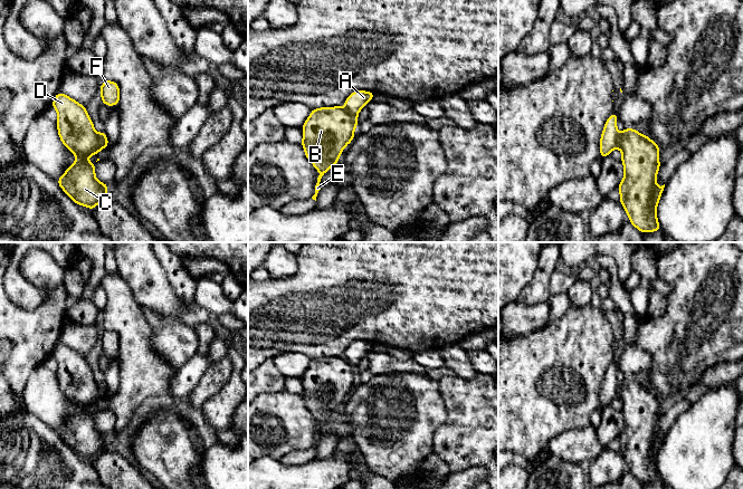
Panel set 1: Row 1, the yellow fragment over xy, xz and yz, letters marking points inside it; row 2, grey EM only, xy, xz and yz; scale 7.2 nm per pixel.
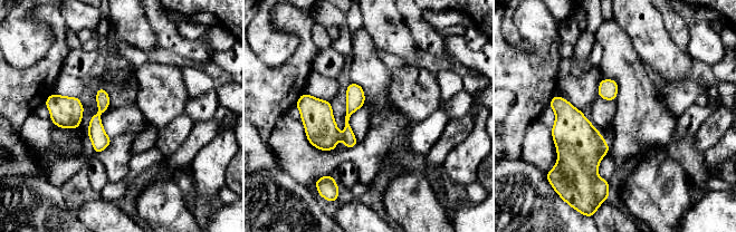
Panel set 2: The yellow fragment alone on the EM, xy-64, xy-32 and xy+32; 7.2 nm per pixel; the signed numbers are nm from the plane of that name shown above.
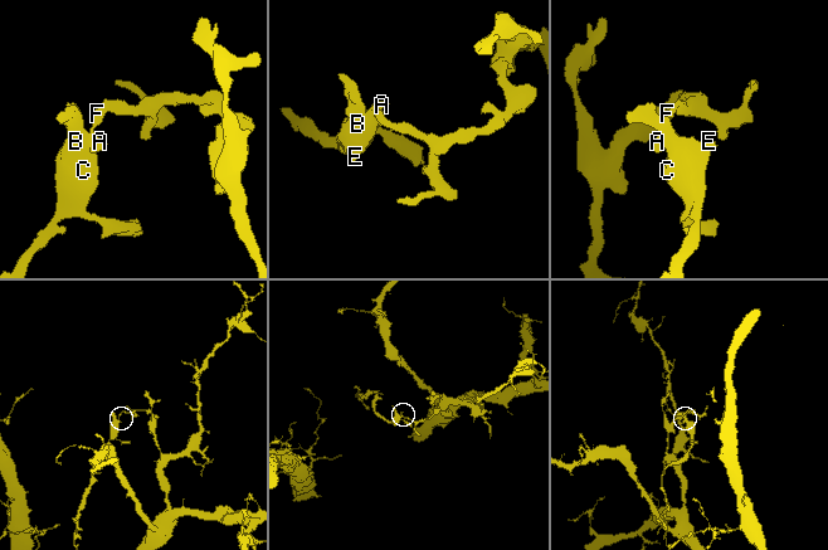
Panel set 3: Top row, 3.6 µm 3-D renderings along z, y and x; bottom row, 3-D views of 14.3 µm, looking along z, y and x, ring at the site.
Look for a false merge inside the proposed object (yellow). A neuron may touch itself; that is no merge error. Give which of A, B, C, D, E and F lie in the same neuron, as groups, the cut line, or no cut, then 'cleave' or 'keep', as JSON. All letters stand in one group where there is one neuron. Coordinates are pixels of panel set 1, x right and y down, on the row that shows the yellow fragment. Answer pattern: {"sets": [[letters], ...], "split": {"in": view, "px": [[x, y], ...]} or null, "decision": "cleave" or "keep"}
{"sets": [["A", "F"], ["B", "C", "D", "E"]], "split": {"in": "yz", "px": [[620, 134], [617, 146]]}, "decision": "cleave"}

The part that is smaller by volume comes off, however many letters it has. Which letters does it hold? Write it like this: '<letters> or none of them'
B, C, D, E

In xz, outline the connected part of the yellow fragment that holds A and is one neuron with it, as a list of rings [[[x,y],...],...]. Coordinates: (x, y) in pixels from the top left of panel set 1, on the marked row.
[[[355,90],[349,95],[343,105],[350,114],[356,116],[375,95],[372,92]]]

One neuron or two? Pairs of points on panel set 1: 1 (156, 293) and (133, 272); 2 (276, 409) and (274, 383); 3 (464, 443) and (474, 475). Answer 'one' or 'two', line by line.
1: one
2: two
3: two

